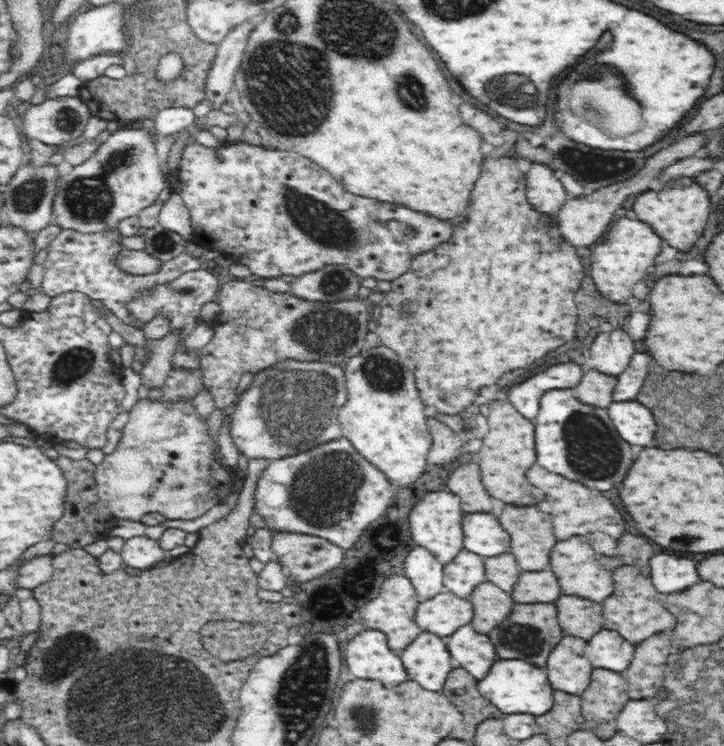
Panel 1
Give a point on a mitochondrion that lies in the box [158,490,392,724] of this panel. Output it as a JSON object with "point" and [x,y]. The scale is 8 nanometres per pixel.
{"point":[190,673]}

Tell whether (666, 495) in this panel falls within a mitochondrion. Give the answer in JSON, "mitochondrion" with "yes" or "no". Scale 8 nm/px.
{"mitochondrion":"no"}

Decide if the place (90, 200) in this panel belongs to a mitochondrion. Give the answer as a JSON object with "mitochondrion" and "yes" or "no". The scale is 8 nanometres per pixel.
{"mitochondrion":"yes"}

